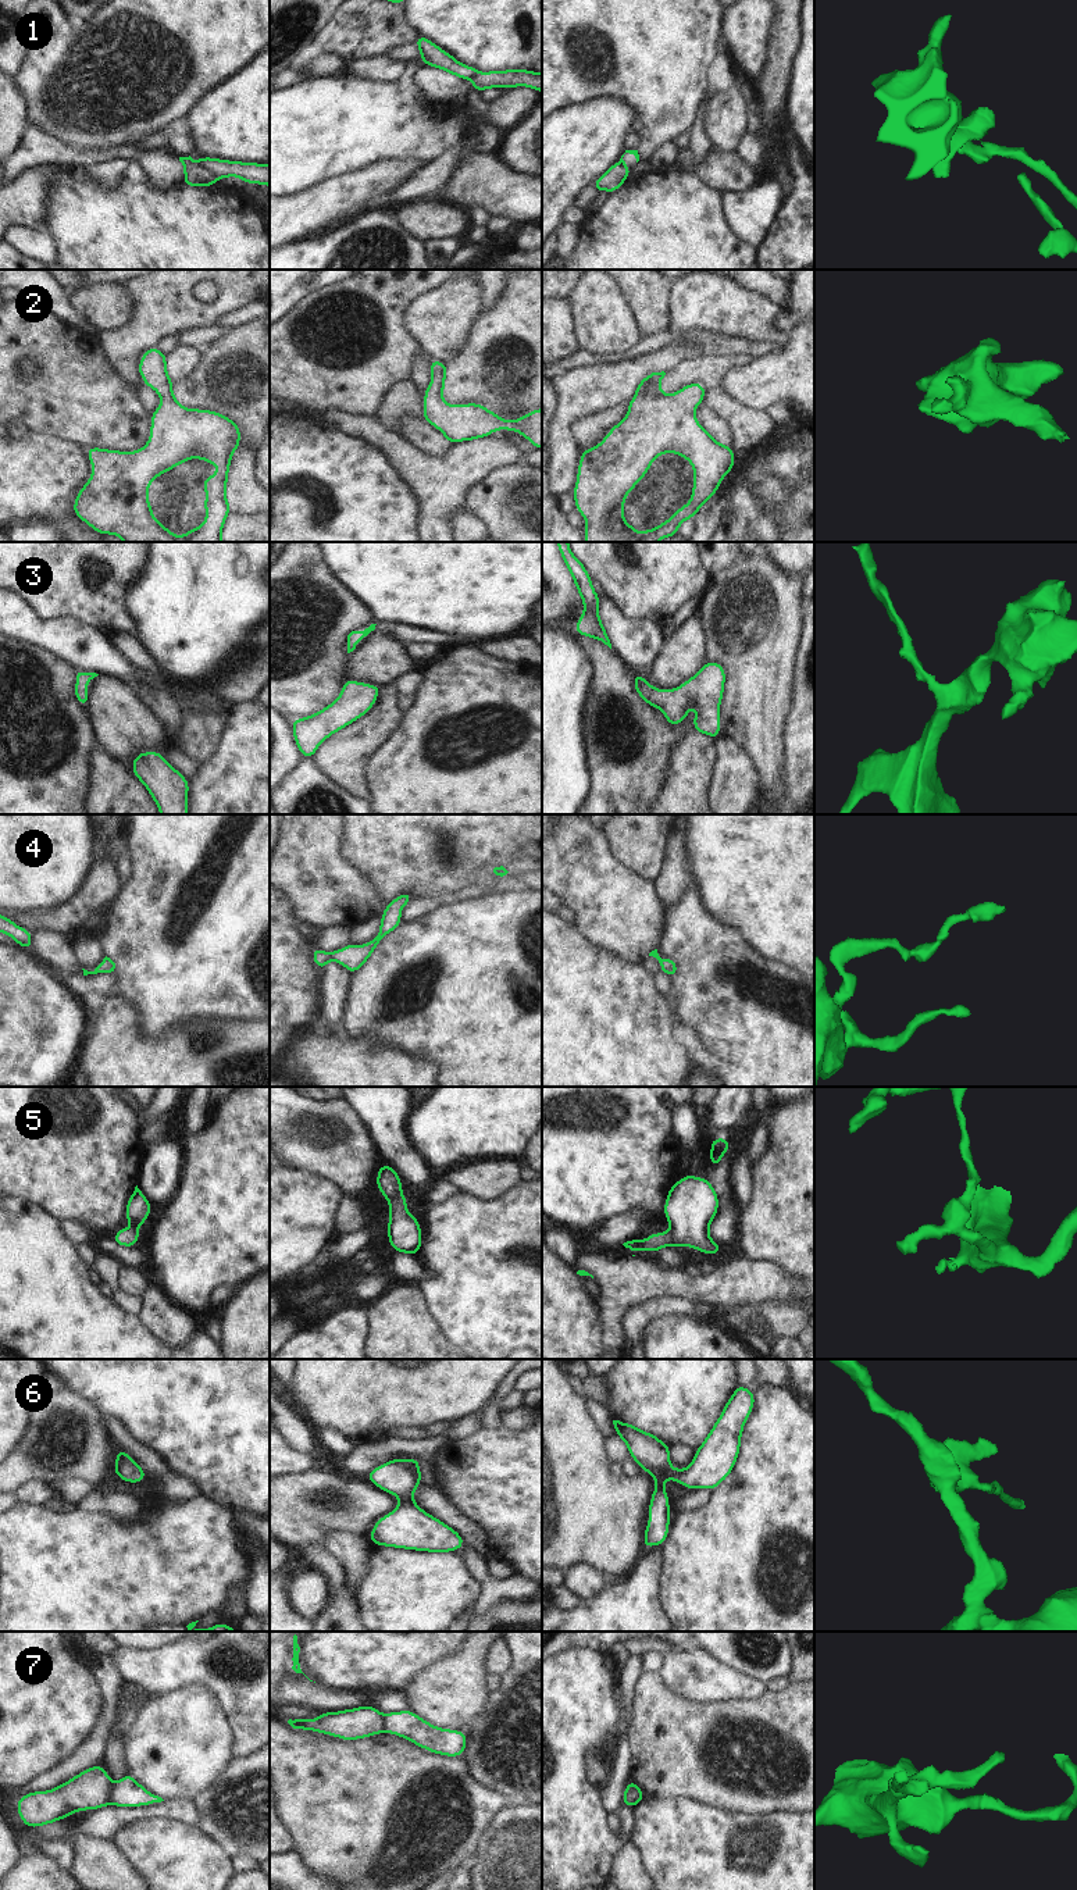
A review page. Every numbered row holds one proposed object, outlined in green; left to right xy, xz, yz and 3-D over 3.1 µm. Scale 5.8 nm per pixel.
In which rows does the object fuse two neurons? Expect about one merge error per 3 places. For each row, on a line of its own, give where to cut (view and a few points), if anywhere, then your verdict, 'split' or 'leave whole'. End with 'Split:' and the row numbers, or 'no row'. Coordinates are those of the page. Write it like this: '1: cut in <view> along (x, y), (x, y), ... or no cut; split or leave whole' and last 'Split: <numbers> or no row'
1: cut in xy along (195, 161), (218, 178); split
2: no cut; leave whole
3: no cut; leave whole
4: no cut; leave whole
5: no cut; leave whole
6: no cut; leave whole
7: cut in xy along (113, 1785), (109, 1793), (109, 1803); split
Split: 1, 7

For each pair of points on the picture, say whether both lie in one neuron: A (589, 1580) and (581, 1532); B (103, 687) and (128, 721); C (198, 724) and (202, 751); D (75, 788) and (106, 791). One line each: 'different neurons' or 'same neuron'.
A: different neurons
B: same neuron
C: same neuron
D: different neurons

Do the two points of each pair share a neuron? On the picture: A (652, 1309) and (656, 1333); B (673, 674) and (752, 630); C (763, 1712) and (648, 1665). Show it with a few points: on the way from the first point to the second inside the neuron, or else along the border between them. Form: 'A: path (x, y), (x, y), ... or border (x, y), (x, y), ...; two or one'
A: border (687, 1315), (656, 1318), (642, 1333); two
B: border (701, 624), (705, 633), (706, 660); two
C: border (644, 1671), (659, 1672); two

